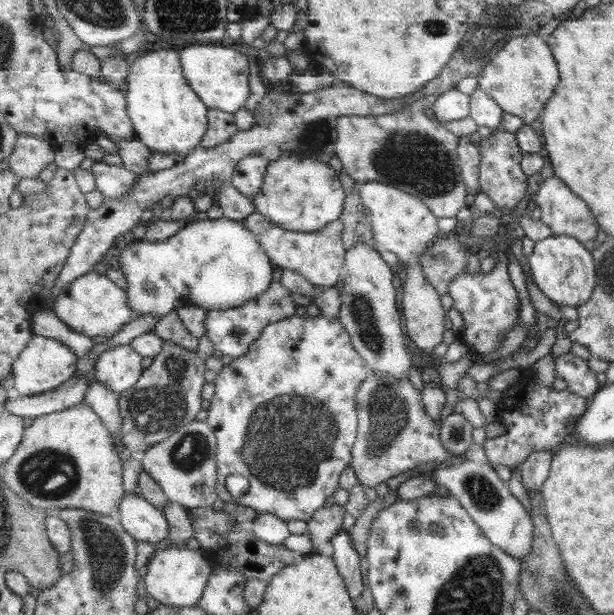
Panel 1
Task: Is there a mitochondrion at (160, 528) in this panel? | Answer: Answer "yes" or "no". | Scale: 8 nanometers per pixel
no

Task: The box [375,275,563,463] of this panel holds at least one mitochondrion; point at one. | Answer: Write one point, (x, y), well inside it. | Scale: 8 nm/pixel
(457, 435)

